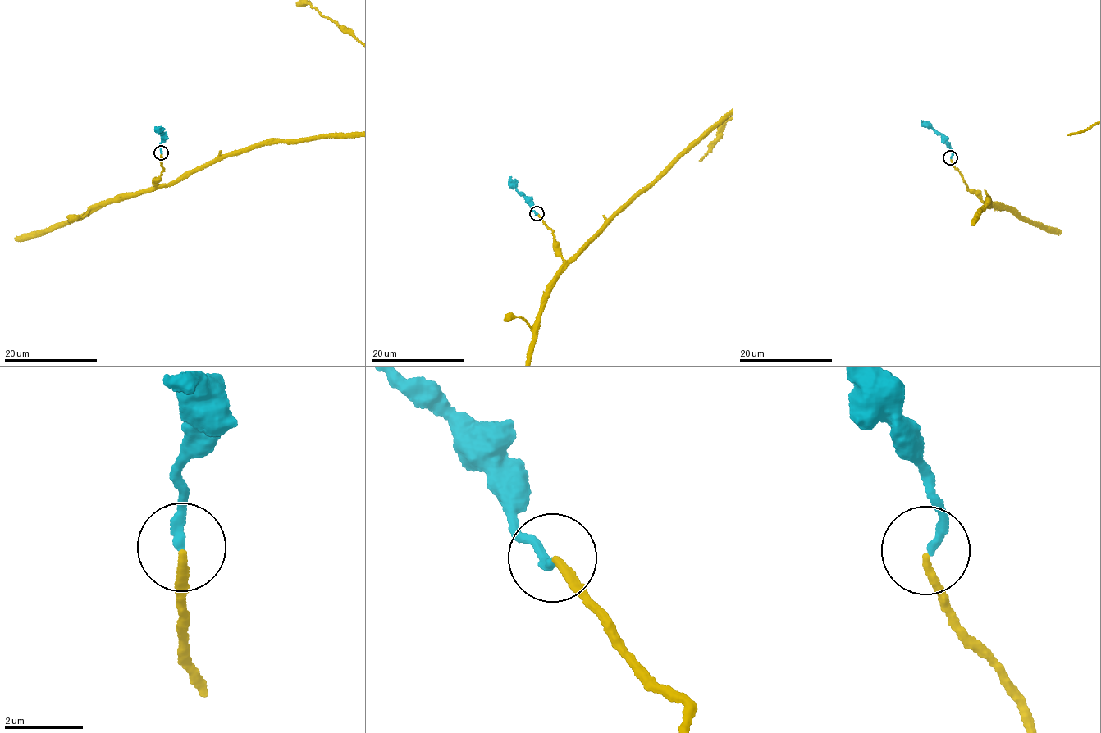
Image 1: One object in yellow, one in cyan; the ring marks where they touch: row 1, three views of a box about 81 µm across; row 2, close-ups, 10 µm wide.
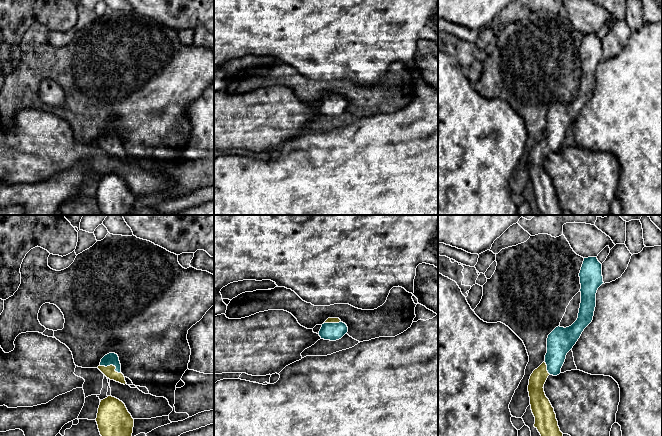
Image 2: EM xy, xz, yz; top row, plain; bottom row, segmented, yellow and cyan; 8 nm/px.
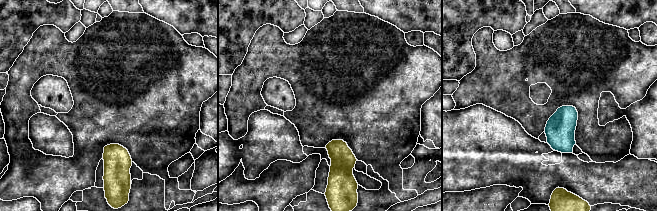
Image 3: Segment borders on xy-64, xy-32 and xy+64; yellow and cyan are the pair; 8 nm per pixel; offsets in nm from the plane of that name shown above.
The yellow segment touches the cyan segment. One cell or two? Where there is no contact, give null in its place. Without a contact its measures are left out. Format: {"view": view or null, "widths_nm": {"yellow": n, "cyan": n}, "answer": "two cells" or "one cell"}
{"view": "xy", "widths_nm": {"yellow": 90, "cyan": 100}, "answer": "one cell"}

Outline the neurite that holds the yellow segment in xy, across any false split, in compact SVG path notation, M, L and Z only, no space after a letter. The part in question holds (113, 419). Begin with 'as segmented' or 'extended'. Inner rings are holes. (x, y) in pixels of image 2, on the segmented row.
as segmented; M115 397L101 400L96 422L101 436L132 436L134 419L125 404Z

